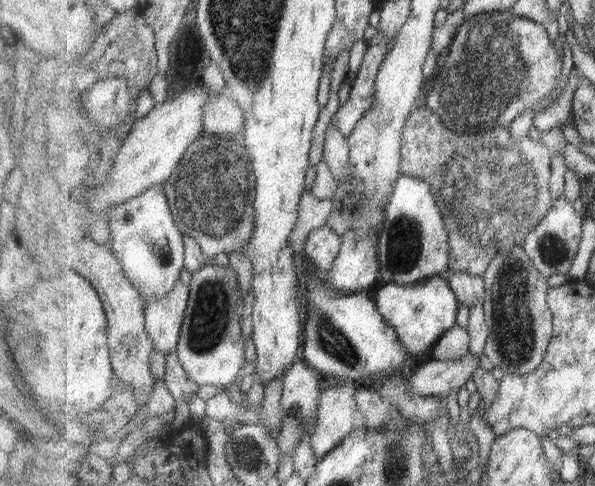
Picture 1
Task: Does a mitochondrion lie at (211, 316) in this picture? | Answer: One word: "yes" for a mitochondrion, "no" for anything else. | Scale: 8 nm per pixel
yes

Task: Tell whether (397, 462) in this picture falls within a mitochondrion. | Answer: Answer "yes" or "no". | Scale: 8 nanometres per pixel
yes

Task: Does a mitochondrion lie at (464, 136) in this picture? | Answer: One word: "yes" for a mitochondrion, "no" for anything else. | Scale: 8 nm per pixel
yes

